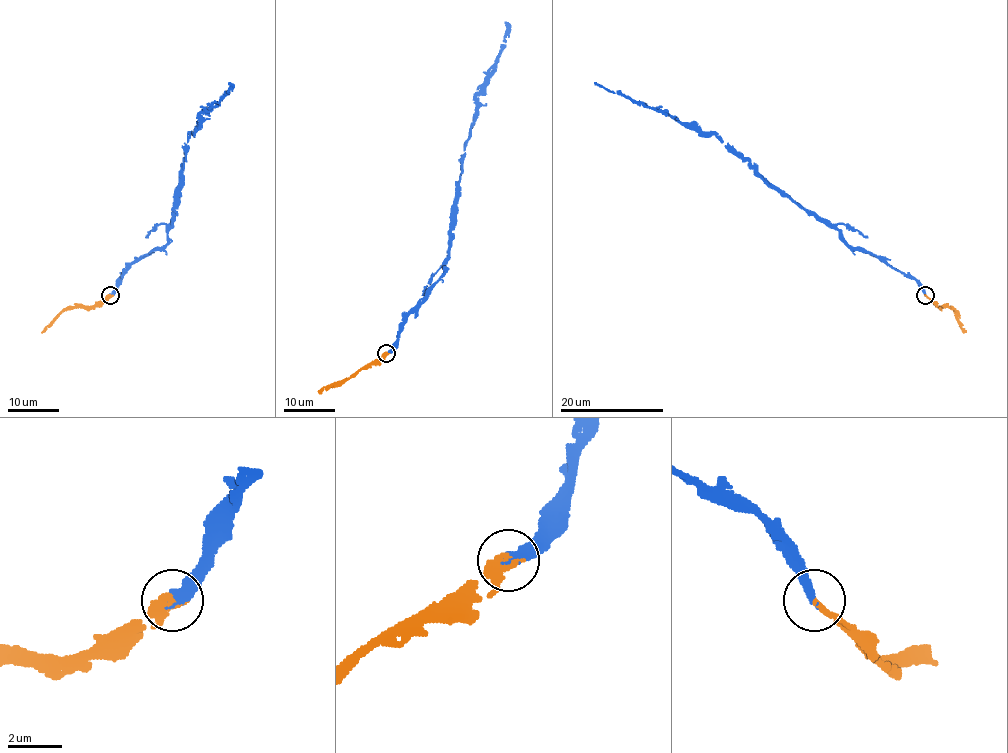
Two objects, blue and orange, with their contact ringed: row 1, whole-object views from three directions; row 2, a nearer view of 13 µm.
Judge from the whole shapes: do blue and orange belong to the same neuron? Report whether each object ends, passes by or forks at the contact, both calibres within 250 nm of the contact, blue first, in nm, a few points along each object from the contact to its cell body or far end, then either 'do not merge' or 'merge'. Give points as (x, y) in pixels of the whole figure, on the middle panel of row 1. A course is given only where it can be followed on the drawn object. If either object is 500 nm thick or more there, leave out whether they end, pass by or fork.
blue ends | orange ends | 360/400 nm | blue via (386, 353), (416, 304), (444, 275), (476, 95), (502, 49), (506, 21) | orange via (386, 353), (349, 378), (318, 391) | merge

